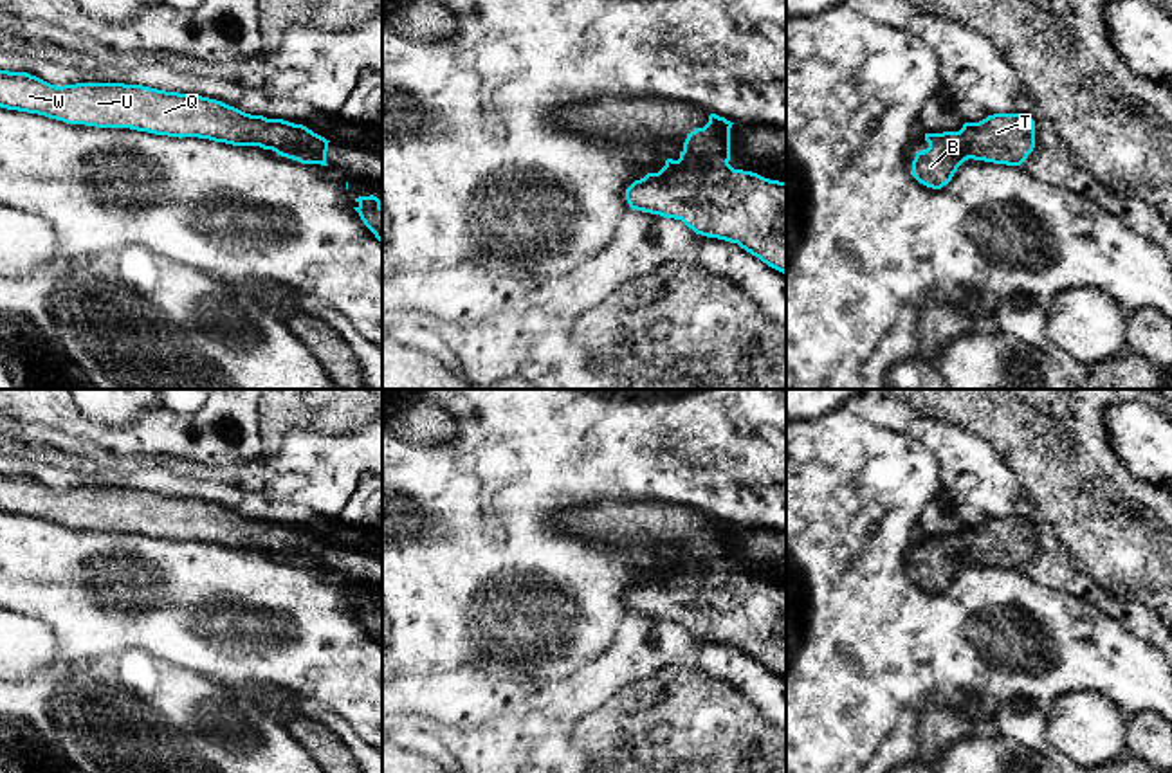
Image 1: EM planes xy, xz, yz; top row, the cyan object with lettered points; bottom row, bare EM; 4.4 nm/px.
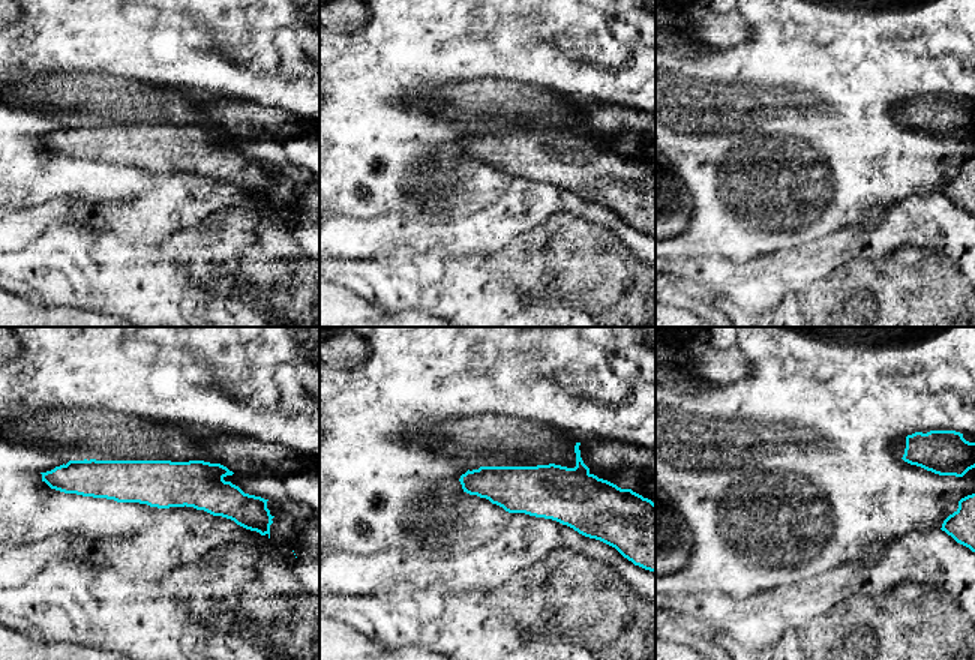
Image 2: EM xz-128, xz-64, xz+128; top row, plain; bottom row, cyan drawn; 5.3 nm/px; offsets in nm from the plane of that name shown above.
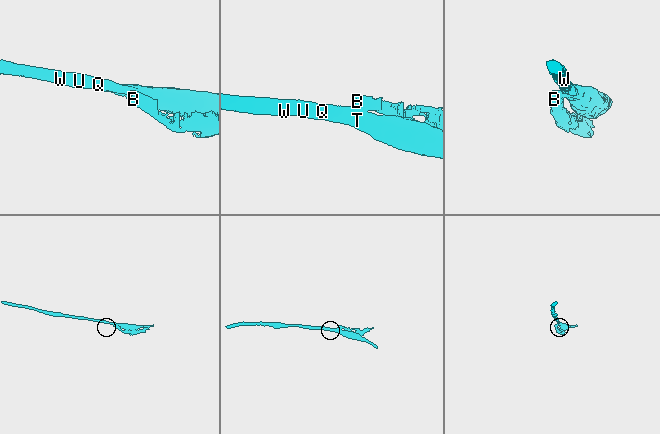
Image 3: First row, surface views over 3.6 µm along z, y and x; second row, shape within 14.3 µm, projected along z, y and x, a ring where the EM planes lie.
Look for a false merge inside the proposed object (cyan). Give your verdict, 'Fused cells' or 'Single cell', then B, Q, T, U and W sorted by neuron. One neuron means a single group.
Fused cells. Groups: B / Q T U W

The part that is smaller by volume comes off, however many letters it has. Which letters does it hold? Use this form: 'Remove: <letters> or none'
Remove: B

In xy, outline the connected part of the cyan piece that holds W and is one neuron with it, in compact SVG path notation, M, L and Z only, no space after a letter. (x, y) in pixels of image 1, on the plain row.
M0 474L0 512L67 528L130 532L168 541L198 541L233 550L287 553L308 550L326 562L328 546L303 528L251 519L197 497L124 487L56 490L27 476Z

